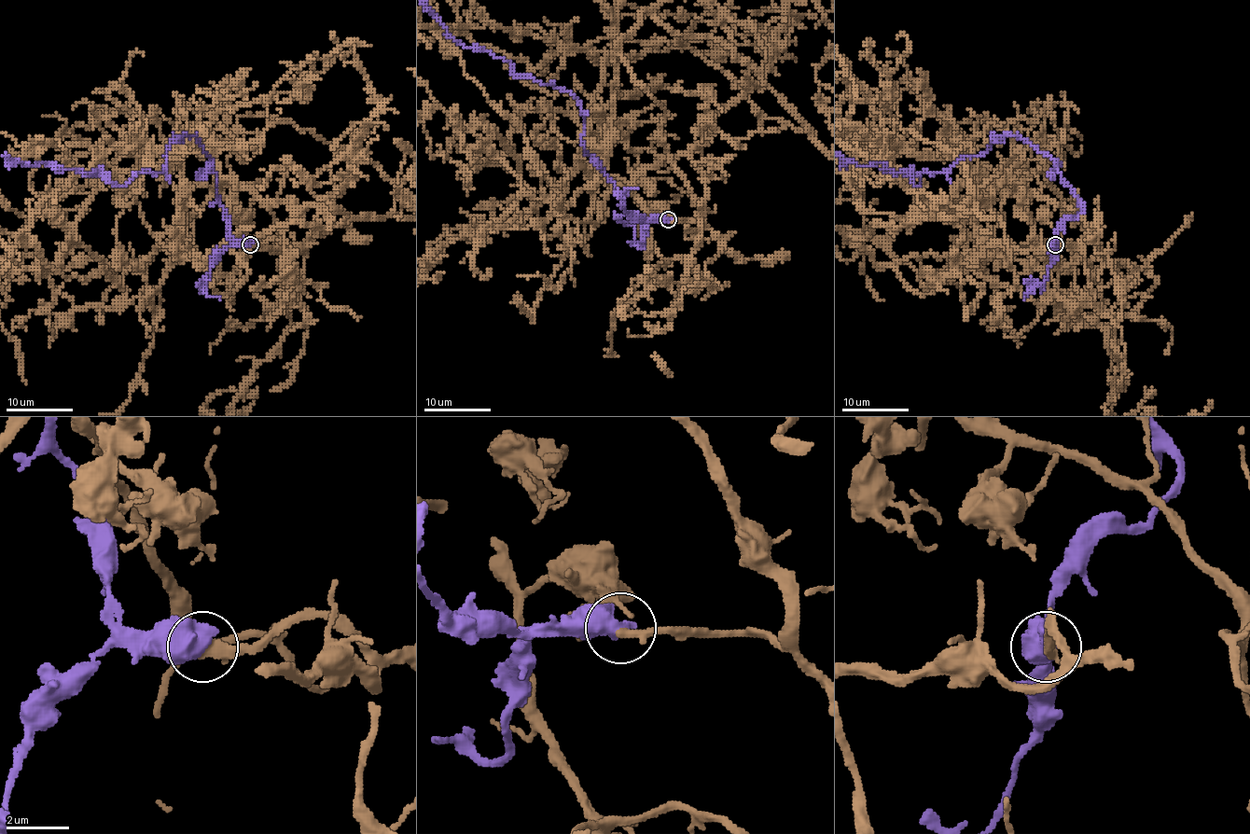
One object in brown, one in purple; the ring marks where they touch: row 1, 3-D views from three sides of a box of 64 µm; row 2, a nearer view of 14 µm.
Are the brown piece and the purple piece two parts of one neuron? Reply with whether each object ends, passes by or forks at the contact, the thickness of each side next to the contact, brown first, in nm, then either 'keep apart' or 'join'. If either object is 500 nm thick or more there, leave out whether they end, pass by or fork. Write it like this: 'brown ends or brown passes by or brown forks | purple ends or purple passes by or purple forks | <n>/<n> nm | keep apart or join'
400/750 nm | join

